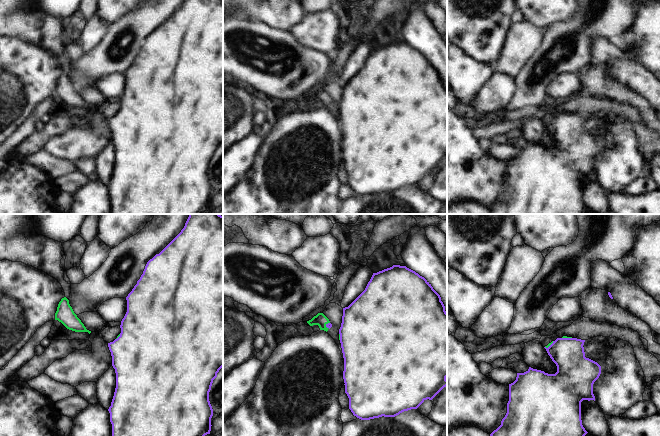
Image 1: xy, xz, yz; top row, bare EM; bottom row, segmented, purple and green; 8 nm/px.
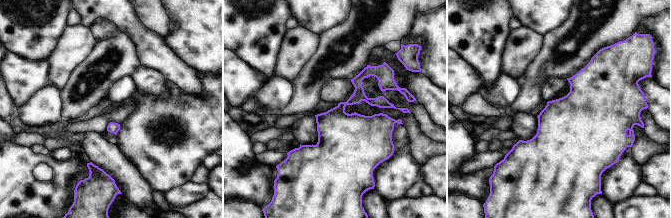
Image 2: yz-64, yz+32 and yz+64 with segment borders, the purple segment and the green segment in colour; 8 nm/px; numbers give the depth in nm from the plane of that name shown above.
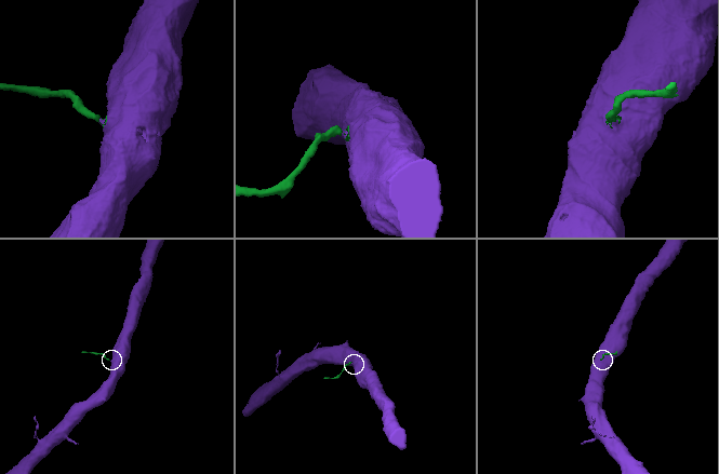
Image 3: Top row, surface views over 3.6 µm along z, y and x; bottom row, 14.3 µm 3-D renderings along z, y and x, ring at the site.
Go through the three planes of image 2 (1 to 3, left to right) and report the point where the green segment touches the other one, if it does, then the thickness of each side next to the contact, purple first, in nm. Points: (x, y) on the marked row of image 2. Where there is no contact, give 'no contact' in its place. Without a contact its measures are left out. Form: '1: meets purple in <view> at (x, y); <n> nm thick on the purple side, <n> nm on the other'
1: no contact
2: no contact
3: no contact

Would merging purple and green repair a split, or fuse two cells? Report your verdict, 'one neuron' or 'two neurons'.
one neuron

